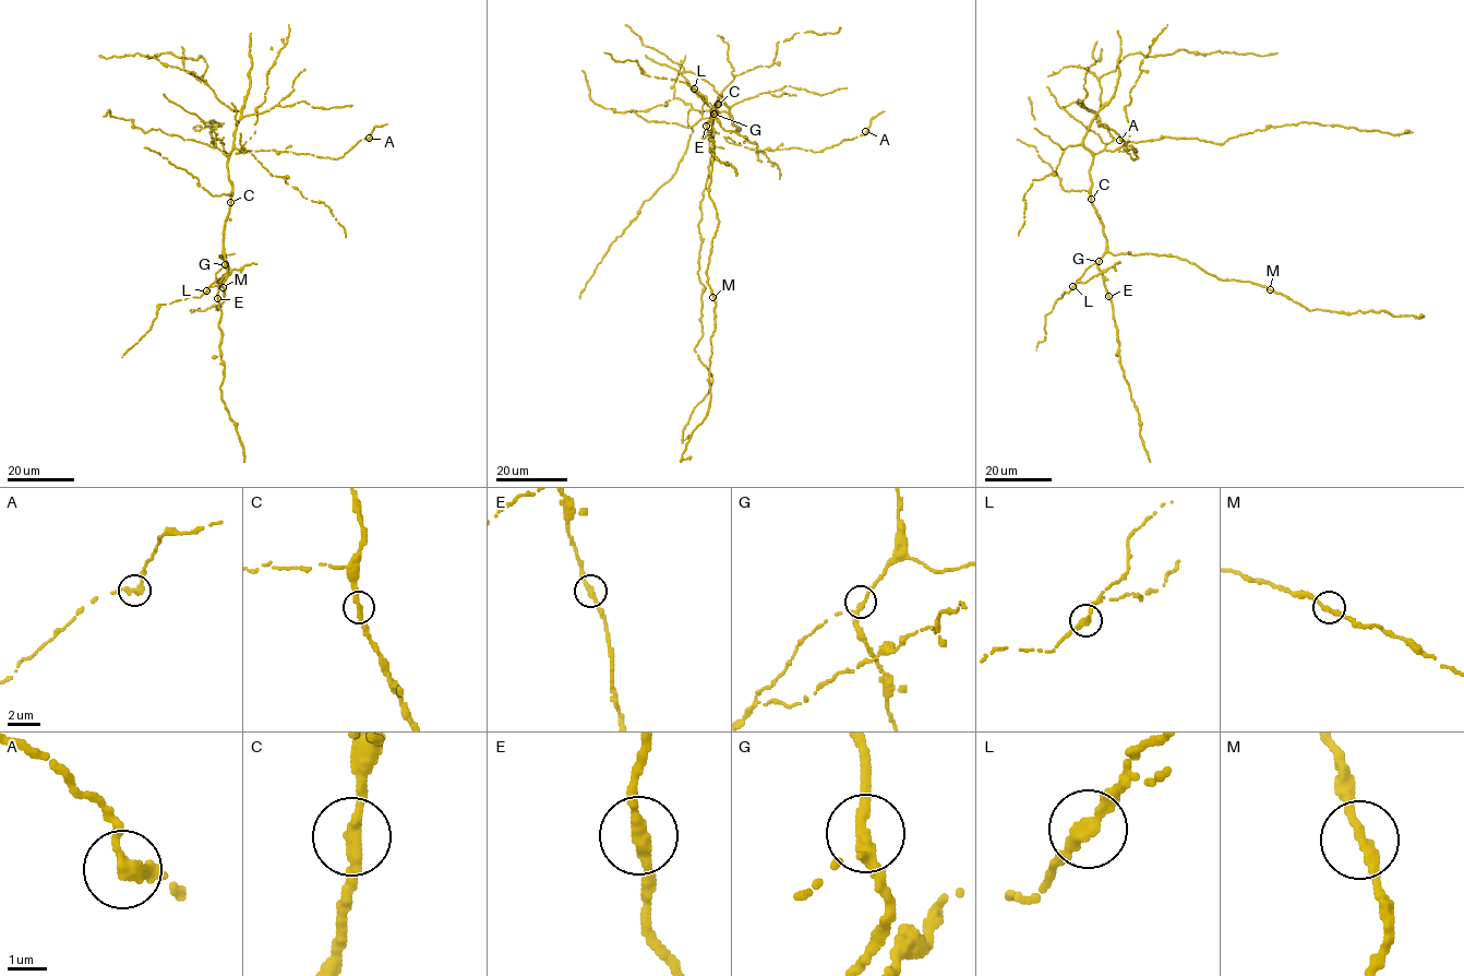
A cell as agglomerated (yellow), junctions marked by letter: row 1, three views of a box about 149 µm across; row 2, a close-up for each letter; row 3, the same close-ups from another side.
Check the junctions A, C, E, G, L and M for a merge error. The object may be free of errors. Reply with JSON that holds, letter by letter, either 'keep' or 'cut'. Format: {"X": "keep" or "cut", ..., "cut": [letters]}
{"A": "keep", "C": "keep", "E": "keep", "G": "keep", "L": "cut", "M": "keep", "cut": ["L"]}

